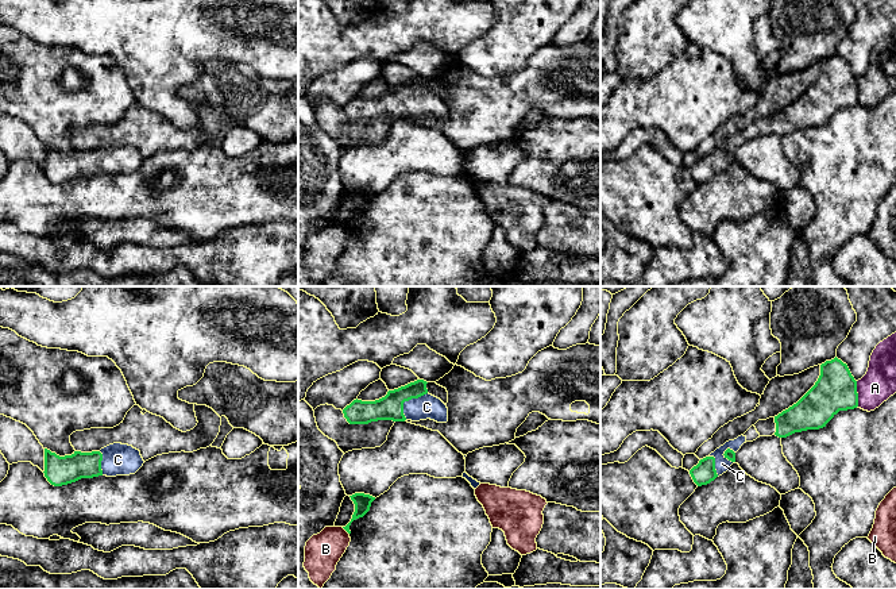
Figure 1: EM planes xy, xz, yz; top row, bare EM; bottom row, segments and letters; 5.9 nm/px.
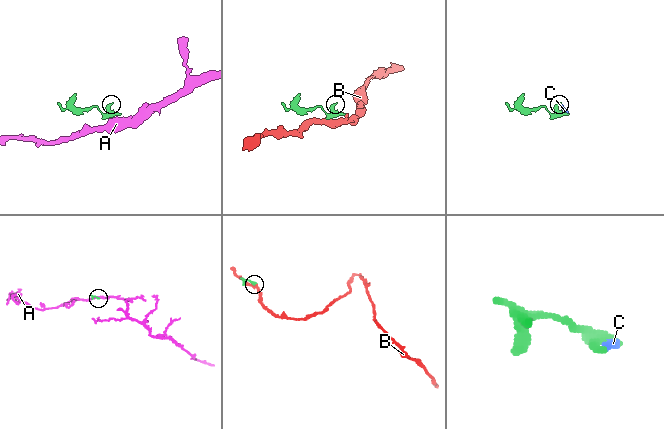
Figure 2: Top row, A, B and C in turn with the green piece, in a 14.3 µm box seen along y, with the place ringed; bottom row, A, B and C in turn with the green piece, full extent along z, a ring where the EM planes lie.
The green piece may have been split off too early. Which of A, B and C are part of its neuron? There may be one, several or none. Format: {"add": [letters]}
{"add": ["C"]}

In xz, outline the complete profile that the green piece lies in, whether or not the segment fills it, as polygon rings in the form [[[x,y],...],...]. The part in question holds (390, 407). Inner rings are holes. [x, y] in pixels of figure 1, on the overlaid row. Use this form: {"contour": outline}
{"contour": [[[417,380],[405,386],[389,390],[387,394],[375,401],[354,400],[343,409],[349,424],[368,424],[378,420],[448,421],[448,408],[437,397],[428,393],[426,381]]]}

